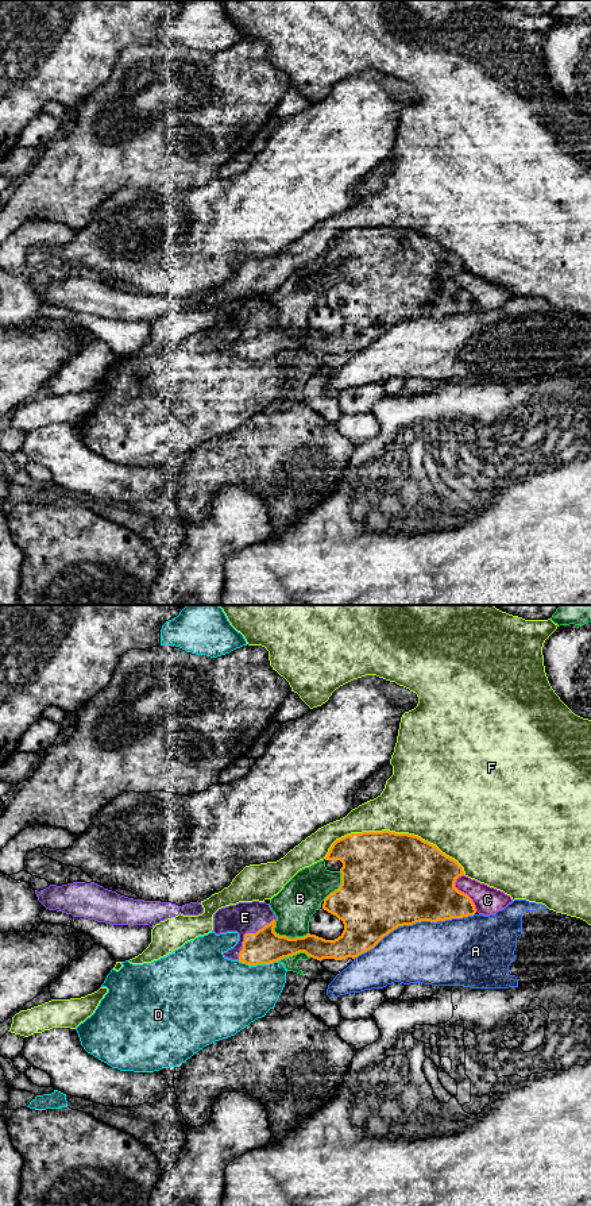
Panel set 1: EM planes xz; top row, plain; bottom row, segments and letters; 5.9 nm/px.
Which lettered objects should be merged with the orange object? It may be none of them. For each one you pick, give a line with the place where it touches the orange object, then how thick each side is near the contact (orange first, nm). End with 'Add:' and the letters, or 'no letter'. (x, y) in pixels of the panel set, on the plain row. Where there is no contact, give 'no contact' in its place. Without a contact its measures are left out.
E: meets orange in xz at (247, 328); 200 nm thick on the orange side, 190 nm on the other
Add: E

